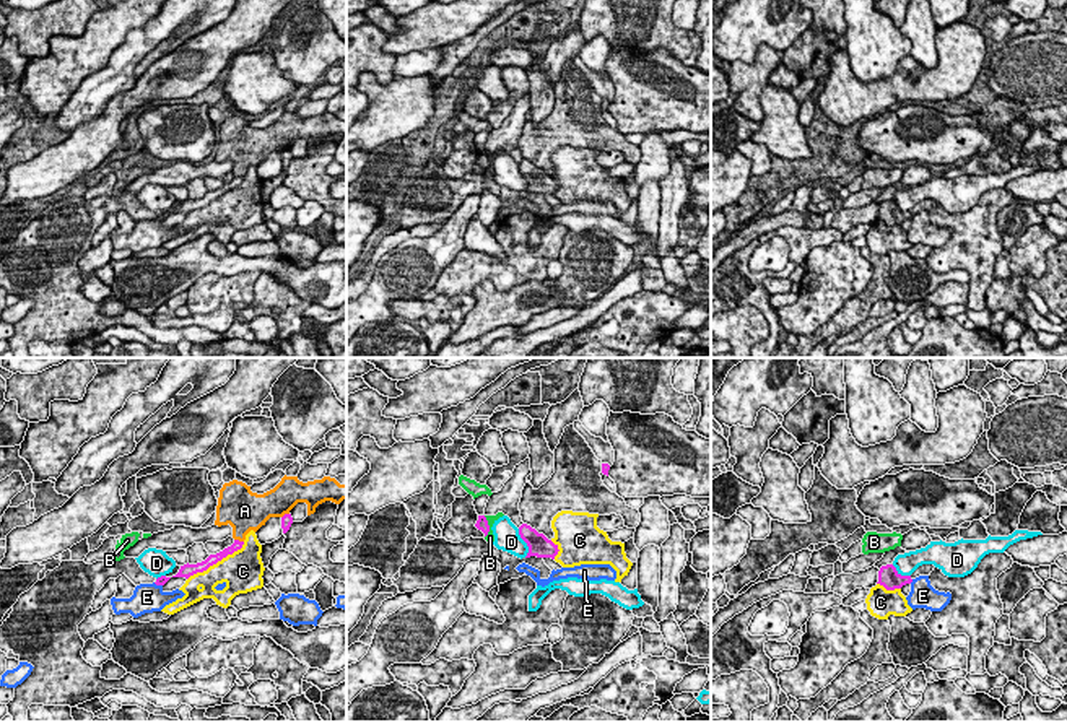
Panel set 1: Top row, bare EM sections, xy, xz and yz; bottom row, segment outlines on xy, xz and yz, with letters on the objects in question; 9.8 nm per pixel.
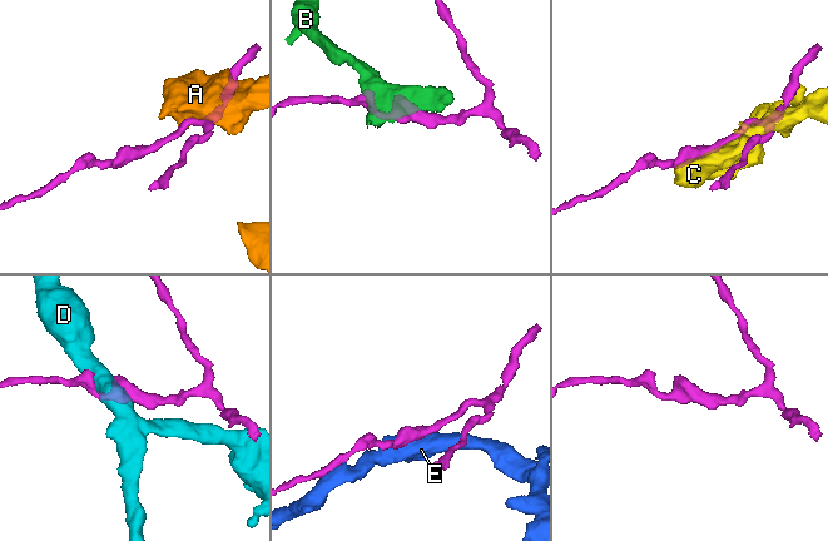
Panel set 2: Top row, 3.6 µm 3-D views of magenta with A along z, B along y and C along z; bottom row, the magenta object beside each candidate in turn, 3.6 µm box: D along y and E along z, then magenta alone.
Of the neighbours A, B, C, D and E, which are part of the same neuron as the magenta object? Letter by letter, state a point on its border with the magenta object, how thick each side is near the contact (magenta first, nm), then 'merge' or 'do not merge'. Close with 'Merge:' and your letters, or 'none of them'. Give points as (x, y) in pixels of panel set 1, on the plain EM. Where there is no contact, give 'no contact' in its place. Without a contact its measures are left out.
A: contact xy (238, 176); calibres 90 and 320 nm; do not merge
B: contact xz (488, 163); calibres 130 and 90 nm; do not merge
C: contact xy (217, 197); calibres 100 and 360 nm; do not merge
D: contact xz (526, 178); calibres 220 and 260 nm; do not merge
E: contact yz (911, 217); calibres 200 and 260 nm; do not merge
Merge: none of them

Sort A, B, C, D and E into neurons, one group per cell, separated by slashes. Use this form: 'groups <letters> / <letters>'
groups A B / C / D / E

